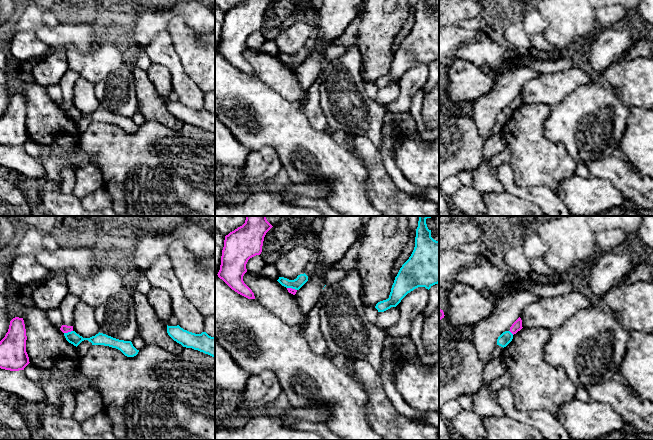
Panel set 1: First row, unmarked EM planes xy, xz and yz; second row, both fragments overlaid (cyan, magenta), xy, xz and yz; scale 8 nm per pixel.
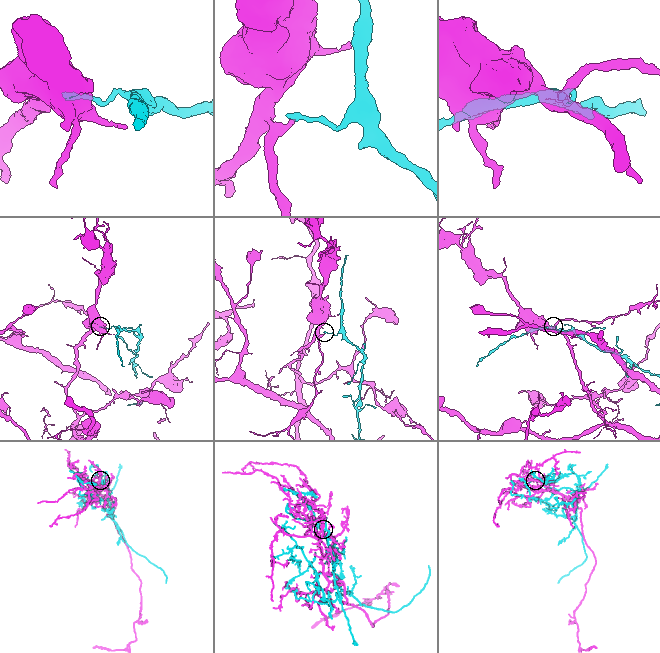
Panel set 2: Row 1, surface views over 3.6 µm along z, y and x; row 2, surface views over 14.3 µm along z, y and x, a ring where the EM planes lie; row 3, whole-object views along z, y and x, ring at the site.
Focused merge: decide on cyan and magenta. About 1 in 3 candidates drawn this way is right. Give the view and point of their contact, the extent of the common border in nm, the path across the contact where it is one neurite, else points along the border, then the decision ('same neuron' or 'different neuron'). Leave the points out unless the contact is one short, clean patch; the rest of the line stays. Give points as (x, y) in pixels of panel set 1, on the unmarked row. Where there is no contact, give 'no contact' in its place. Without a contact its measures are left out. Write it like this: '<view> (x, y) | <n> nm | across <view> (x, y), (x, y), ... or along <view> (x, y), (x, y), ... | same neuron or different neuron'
xy (68, 108) | 80 nm | along xy (72, 106), (64, 109) | different neuron

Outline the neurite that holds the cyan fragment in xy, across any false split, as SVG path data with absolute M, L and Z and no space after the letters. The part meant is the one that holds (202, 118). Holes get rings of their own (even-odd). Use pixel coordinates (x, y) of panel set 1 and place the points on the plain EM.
M167 101L167 109L183 123L198 126L215 134L215 113L209 112L206 108L195 110L184 106L179 101Z

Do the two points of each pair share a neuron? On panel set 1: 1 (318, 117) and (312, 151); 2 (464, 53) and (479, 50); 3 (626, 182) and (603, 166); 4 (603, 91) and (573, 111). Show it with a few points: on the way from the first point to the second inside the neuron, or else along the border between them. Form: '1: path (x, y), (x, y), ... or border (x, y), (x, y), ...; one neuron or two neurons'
1: border (303, 110), (309, 124), (314, 129), (330, 134); two neurons
2: path (468, 52), (475, 52); one neuron
3: path (621, 176), (613, 168), (609, 168); one neuron
4: path (596, 98), (583, 111), (580, 111); one neuron

